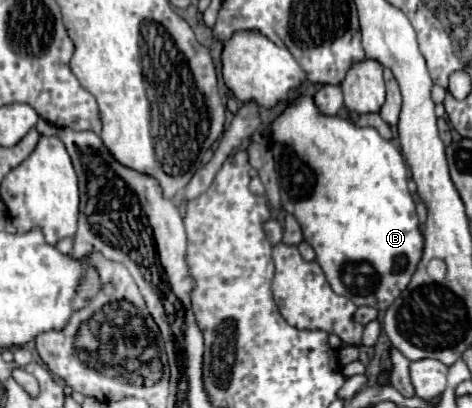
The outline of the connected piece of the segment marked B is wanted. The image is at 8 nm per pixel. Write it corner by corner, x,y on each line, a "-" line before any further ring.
298,96
294,98
290,104
286,104
286,108
276,116
276,120
270,124
270,150
274,154
274,162
276,162
276,174
278,174
278,184
280,184
280,196
282,196
282,208
292,214
298,224
302,226
302,234
304,240
314,248
316,252
316,262
322,266
328,284
332,286
332,290
336,294
342,296
352,296
350,300
356,306
372,306
376,310
386,310
390,304
394,304
394,300
402,294
402,290
408,286
416,264
420,262
422,256
422,246
424,246
424,238
422,238
422,230
418,228
418,216
416,216
416,206
414,200
408,192
408,168
406,162
402,158
402,154
392,146
392,142
384,140
374,128
362,128
356,126
352,120
342,118
342,116
328,116
322,114
316,106
316,102
312,100
312,96

